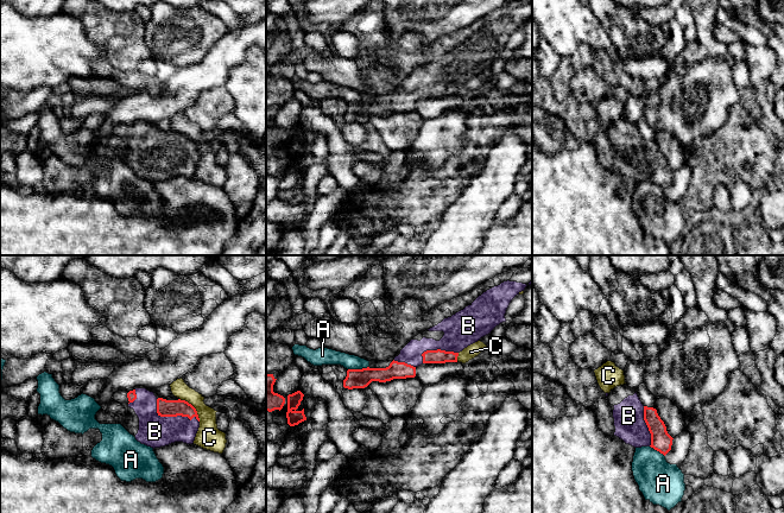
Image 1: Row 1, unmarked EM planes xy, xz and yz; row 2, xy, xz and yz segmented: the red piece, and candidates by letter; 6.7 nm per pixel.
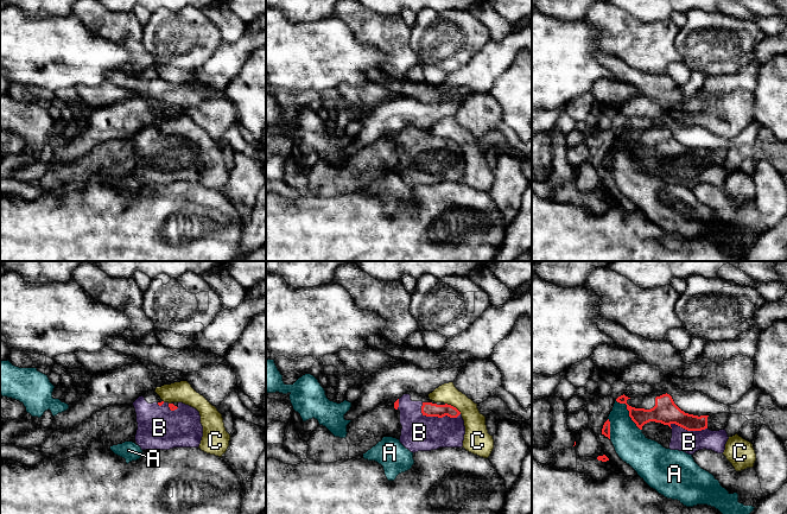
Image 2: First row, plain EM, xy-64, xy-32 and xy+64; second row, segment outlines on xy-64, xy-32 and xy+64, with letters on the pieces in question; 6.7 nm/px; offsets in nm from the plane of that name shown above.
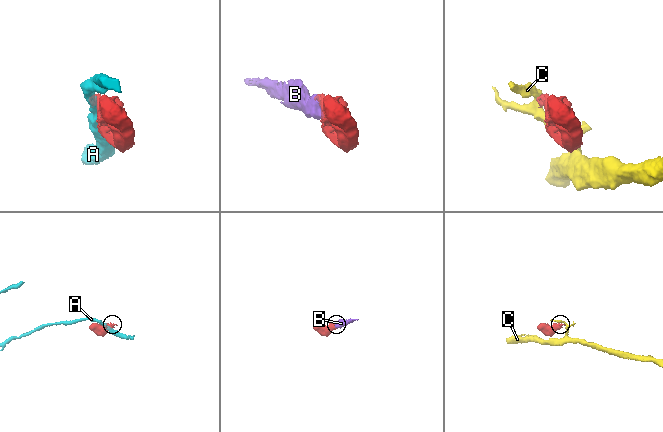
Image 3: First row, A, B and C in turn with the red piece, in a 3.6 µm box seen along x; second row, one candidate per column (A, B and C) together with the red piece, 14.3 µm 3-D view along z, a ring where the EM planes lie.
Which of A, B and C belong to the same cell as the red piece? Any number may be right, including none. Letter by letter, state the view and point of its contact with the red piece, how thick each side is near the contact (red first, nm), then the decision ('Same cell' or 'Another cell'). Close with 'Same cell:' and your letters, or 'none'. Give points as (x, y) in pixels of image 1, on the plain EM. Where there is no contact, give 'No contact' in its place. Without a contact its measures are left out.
A: Touches red at xz (358, 103). Thickness 130 nm (red) against 110 nm. Another cell
B: Touches red at xy (171, 150). Thickness 110 nm (red) against 220 nm. Same cell
C: Touches red at xy (194, 141). Thickness 110 nm (red) against 170 nm. Another cell
Same cell: B

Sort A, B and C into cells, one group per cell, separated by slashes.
A / B / C

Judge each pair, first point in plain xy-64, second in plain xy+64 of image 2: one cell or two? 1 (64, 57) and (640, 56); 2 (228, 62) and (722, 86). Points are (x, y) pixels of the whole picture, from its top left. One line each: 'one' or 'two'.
1: two
2: one

